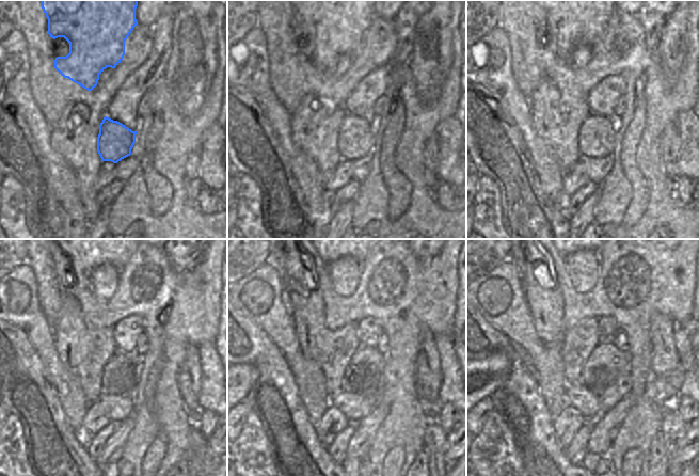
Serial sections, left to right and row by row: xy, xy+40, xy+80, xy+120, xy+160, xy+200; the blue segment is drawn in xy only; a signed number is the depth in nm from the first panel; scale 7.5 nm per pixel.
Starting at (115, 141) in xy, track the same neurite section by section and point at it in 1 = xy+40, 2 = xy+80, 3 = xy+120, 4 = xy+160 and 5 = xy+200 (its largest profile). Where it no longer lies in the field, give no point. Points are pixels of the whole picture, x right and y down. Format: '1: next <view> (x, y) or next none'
1: next xy+40 (356, 137)
2: next xy+80 (596, 139)
3: next xy+120 (117, 379)
4: next xy+160 (356, 381)
5: next xy+200 (586, 384)

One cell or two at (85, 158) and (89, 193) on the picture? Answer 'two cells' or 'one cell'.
one cell

